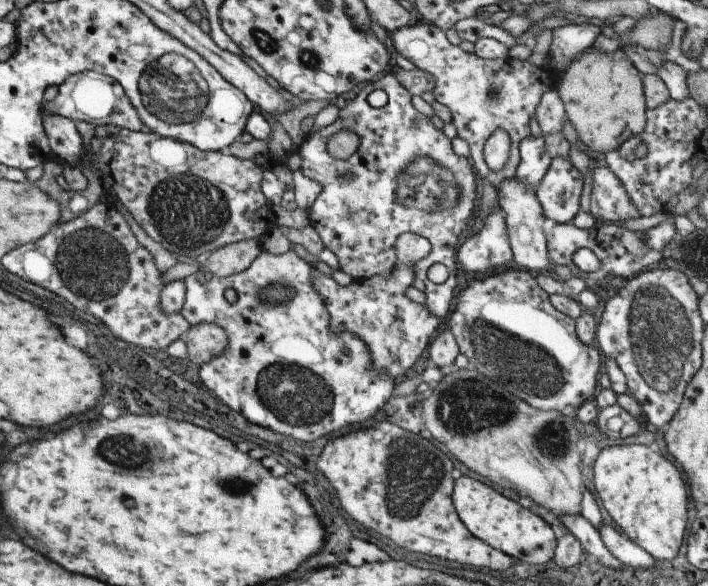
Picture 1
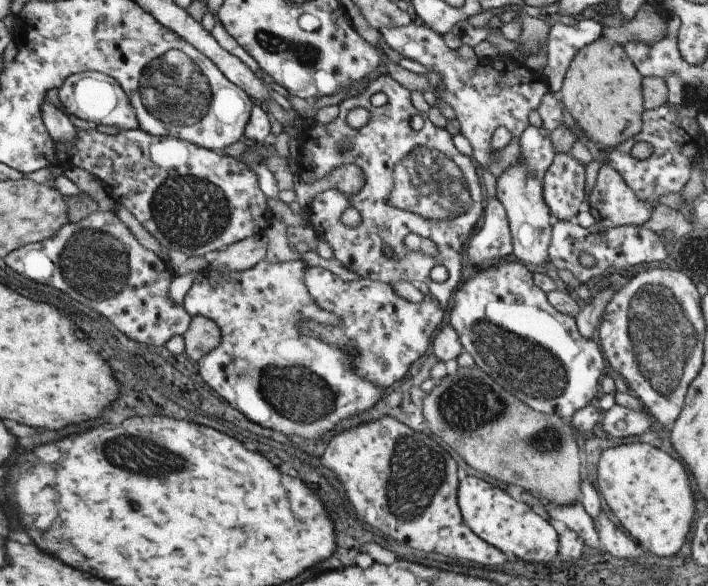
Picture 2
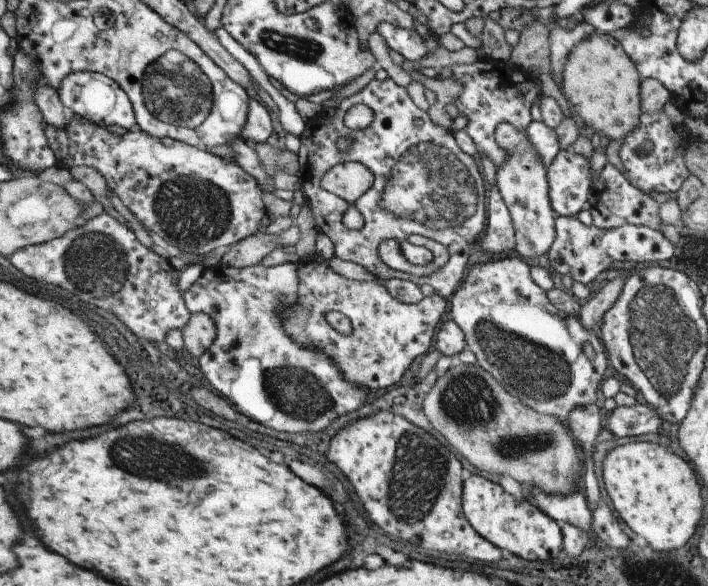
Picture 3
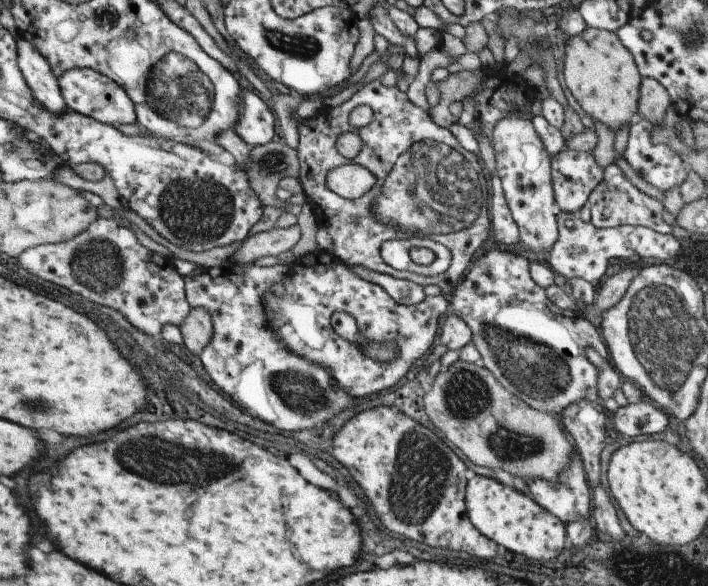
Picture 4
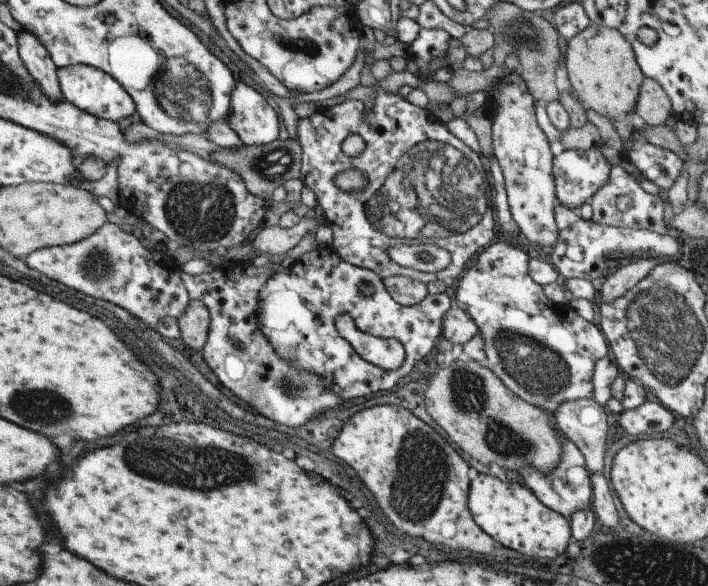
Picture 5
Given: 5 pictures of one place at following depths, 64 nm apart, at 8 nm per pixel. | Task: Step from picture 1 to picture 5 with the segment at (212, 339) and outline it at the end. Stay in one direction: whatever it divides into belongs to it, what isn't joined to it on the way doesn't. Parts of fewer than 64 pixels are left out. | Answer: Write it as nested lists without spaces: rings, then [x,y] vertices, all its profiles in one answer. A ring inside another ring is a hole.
[[[189,302],[185,308],[185,314],[177,318],[179,332],[181,332],[181,342],[191,348],[193,352],[203,350],[207,342],[207,334],[211,328],[211,318],[209,312],[201,302]]]

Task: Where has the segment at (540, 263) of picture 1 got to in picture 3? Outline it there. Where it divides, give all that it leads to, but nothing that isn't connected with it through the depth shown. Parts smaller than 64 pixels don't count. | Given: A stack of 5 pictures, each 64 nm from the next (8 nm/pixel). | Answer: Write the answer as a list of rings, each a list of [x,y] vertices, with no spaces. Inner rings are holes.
[[[499,124],[495,128],[495,142],[507,152],[507,160],[497,170],[497,190],[509,210],[513,230],[515,230],[515,252],[521,260],[529,262],[533,258],[543,256],[549,252],[555,240],[555,212],[549,204],[549,190],[547,190],[547,172],[541,164],[537,152],[529,144],[525,132],[511,128],[511,124]]]

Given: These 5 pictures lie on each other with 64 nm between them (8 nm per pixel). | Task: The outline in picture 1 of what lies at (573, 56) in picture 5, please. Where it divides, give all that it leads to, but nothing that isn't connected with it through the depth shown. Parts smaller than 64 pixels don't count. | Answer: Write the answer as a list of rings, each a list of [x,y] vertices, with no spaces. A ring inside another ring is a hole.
[[[621,48],[613,54],[581,54],[577,60],[573,60],[569,70],[565,70],[559,80],[561,82],[555,92],[559,94],[565,116],[577,132],[577,138],[583,142],[585,152],[607,154],[619,150],[619,146],[623,146],[629,138],[645,130],[647,106],[641,74]]]

